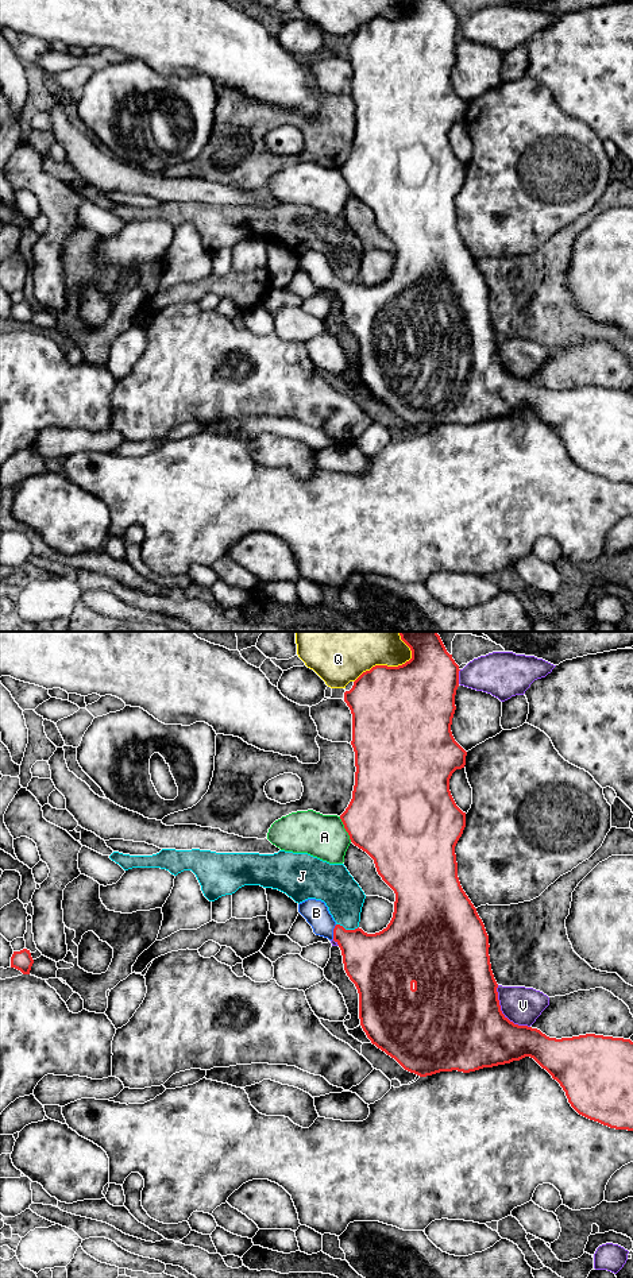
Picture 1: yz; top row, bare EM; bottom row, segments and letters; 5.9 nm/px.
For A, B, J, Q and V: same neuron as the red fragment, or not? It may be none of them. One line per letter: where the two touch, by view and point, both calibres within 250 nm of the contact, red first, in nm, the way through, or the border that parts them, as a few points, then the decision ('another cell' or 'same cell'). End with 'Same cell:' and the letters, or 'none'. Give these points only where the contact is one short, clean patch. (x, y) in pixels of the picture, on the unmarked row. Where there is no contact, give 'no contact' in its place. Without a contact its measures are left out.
A: yz (344, 180) | 460/260 nm | another cell
B: yz (334, 284) | 280/150 nm | across yz (366, 309), (350, 293), (334, 284), (316, 265) | same cell
J: yz (347, 282) | 360/240 nm | along yz (336, 275), (346, 281), (358, 280) | another cell
Q: yz (386, 18) | 480/200 nm | another cell
V: yz (501, 365) | 500/220 nm | another cell
Same cell: B

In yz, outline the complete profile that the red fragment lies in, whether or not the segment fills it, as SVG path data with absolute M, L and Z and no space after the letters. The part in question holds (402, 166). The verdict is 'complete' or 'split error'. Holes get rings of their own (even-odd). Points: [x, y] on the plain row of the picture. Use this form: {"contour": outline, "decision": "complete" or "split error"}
{"contour": "M445 0L410 3L412 11L405 16L375 18L344 45L344 54L352 66L351 97L356 124L352 151L340 171L351 194L374 212L378 227L394 243L393 270L382 283L367 286L359 279L346 282L337 277L321 252L300 255L298 265L316 287L339 297L344 323L359 345L363 383L373 397L405 422L420 429L452 422L470 425L530 409L560 436L579 467L610 480L633 483L630 391L595 386L549 390L537 381L514 377L501 363L498 336L489 308L489 287L458 229L455 198L466 179L466 165L451 147L449 131L456 121L464 120L467 108L451 84L460 22Z", "decision": "split error"}

